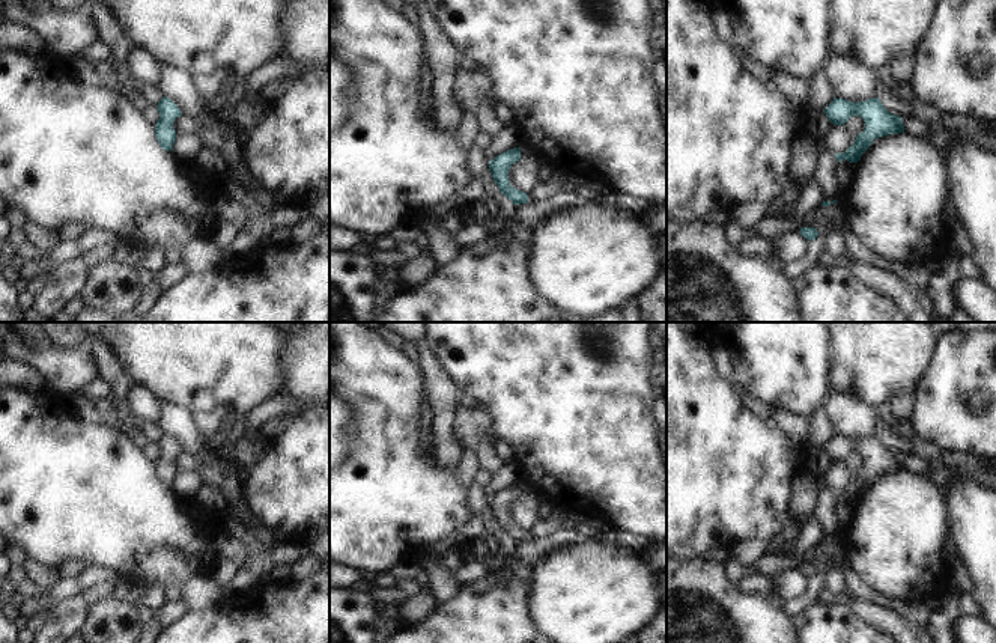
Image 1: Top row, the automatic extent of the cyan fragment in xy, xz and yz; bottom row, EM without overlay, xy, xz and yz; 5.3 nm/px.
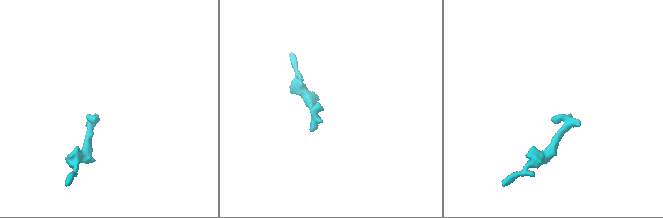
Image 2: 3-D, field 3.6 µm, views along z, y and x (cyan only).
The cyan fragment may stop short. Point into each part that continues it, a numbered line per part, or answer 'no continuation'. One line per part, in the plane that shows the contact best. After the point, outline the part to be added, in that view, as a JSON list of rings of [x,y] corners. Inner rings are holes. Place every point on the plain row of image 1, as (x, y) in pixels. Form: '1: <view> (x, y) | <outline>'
no continuation

